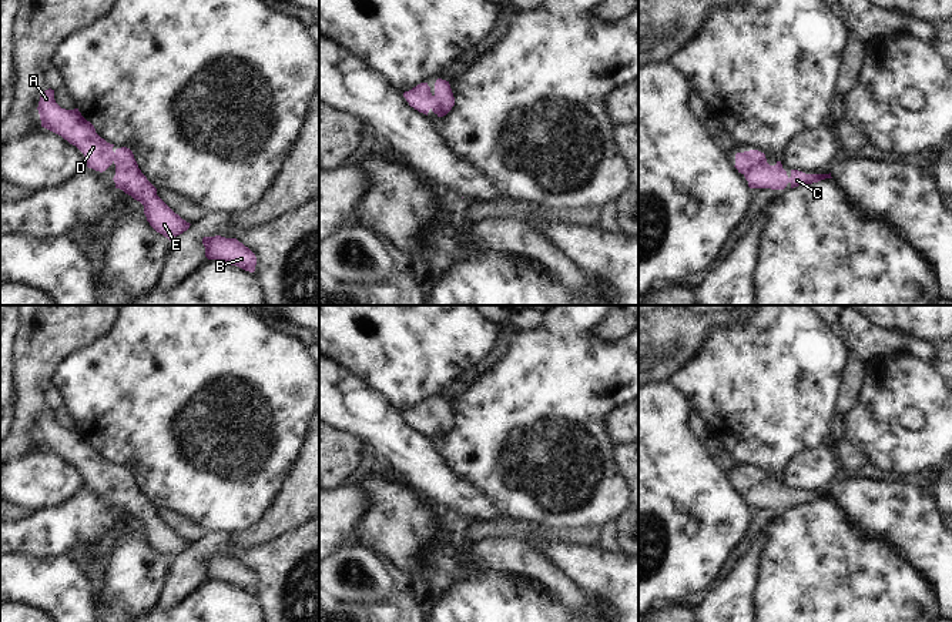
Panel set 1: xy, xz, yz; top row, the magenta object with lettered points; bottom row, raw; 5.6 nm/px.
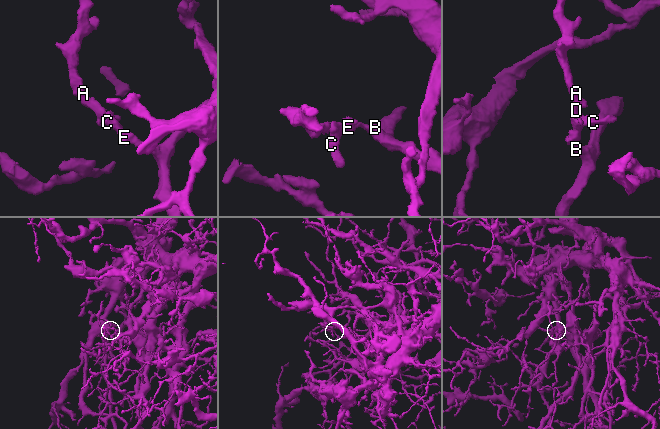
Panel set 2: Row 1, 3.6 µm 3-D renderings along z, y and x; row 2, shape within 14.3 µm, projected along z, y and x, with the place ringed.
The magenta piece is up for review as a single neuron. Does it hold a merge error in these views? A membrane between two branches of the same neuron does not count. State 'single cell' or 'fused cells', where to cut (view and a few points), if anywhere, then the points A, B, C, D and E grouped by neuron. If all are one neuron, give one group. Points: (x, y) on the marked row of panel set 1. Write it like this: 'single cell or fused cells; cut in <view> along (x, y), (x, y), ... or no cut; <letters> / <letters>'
single cell; no cut; A B C D E

